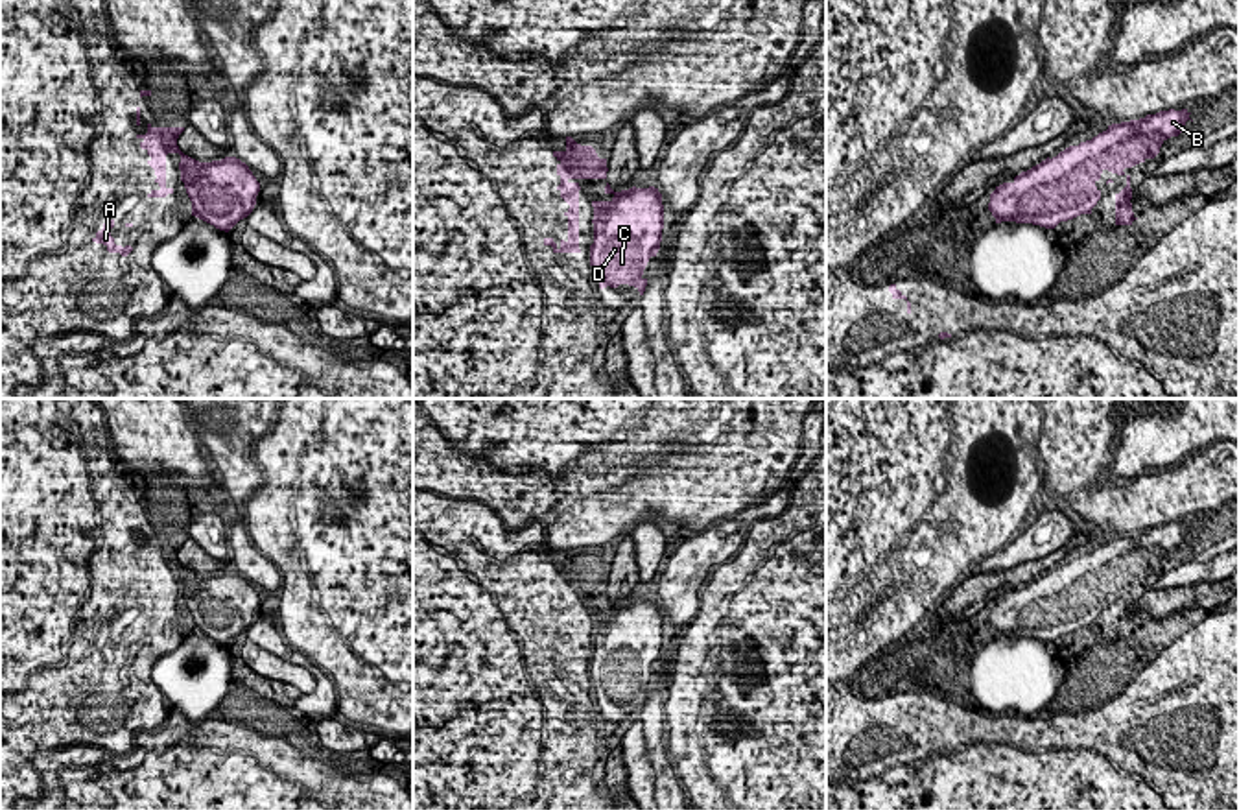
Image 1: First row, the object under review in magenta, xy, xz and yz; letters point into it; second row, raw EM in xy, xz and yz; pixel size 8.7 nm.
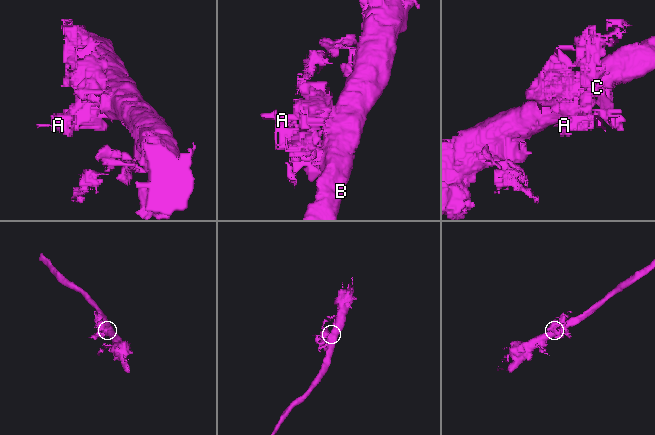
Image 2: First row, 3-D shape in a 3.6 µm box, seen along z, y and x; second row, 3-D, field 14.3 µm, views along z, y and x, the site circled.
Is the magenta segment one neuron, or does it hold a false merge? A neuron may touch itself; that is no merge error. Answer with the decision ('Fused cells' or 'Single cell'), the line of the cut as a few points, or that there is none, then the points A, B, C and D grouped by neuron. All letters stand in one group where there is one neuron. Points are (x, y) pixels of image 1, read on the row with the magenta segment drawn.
Single cell. No split. Groups: A B C D

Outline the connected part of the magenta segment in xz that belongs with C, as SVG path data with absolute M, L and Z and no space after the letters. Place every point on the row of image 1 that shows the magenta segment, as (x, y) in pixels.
M607 183L610 201L592 201L594 244L590 266L601 273L599 288L634 286L643 295L643 269L656 256L664 229L664 205L658 188L629 188L614 192Z

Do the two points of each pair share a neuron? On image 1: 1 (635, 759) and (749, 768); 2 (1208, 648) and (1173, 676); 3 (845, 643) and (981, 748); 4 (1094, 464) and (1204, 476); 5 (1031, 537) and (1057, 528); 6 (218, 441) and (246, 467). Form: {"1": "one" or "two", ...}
{"1": "two", "2": "one", "3": "two", "4": "one", "5": "one", "6": "one"}

